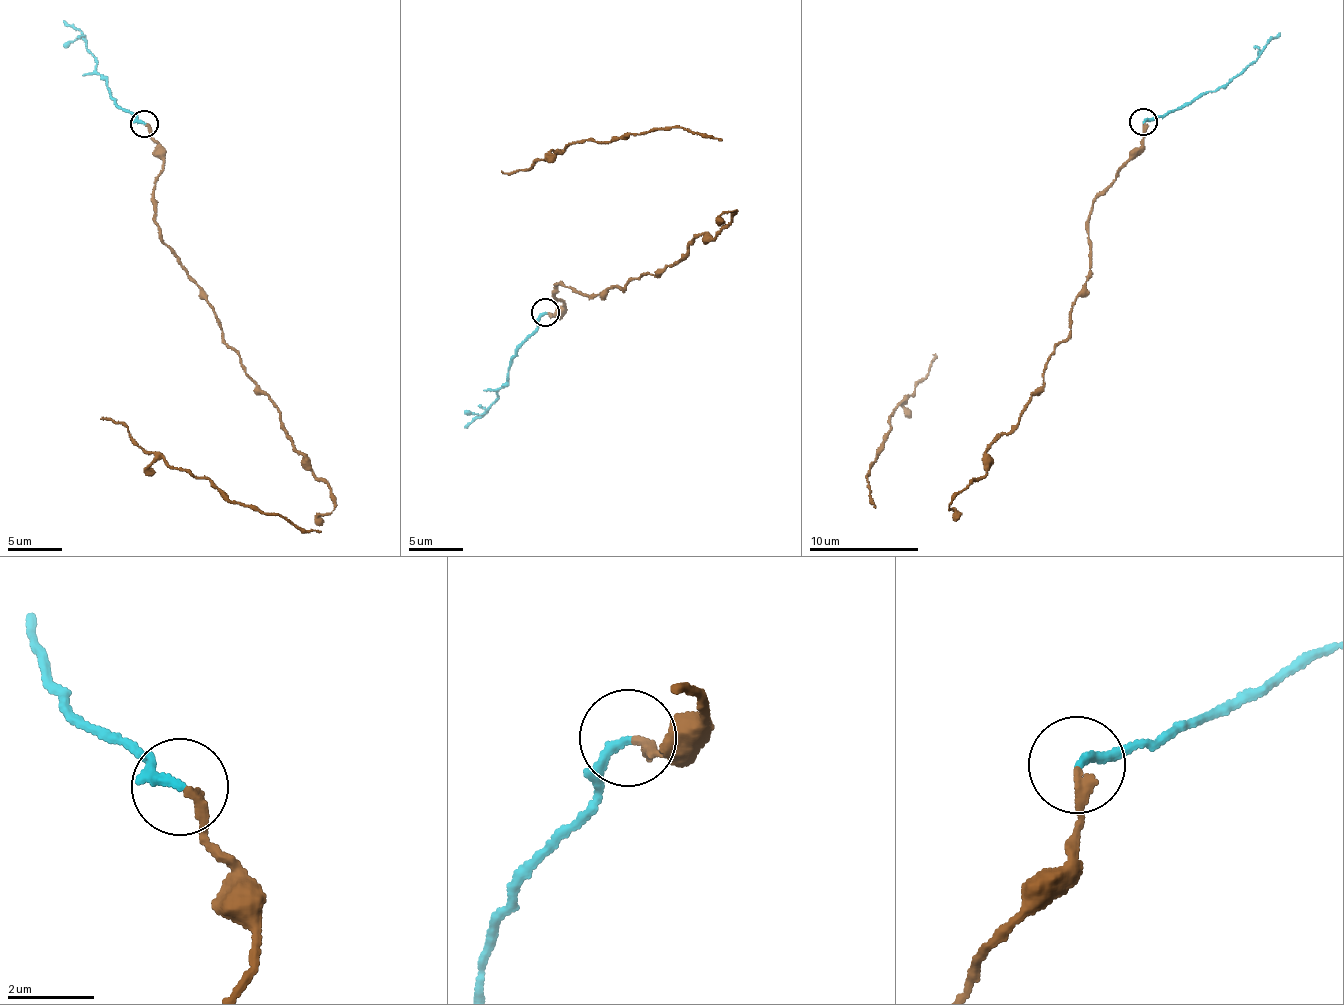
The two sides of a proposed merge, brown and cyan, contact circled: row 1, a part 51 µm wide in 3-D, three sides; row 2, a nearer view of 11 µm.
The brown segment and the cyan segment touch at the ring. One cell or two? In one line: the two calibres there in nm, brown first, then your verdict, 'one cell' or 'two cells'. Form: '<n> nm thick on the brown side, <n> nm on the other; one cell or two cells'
240 nm thick on the brown side, 220 nm on the other; one cell

